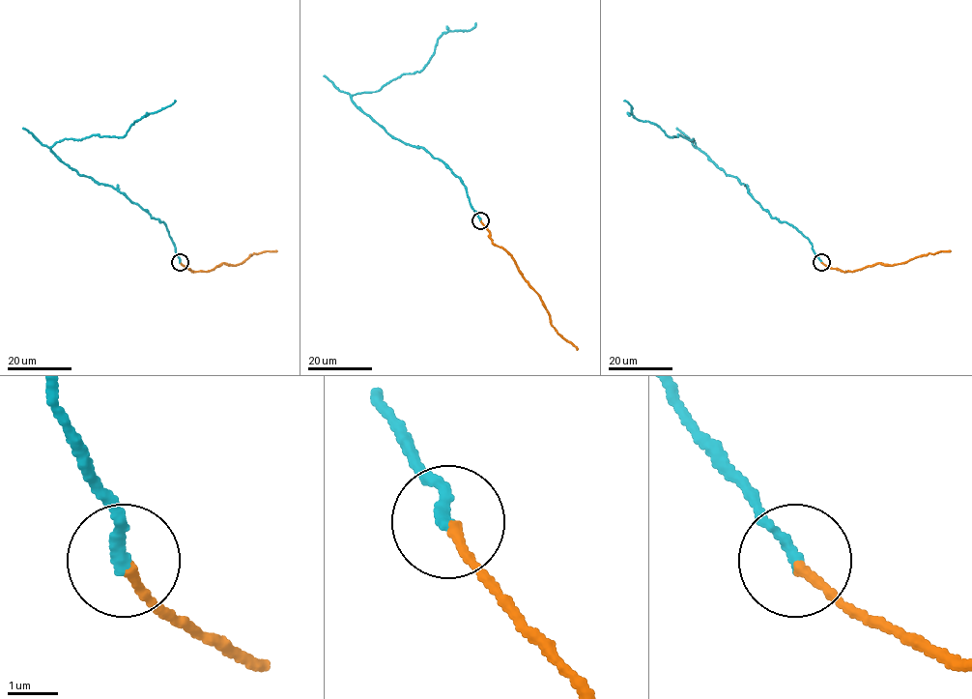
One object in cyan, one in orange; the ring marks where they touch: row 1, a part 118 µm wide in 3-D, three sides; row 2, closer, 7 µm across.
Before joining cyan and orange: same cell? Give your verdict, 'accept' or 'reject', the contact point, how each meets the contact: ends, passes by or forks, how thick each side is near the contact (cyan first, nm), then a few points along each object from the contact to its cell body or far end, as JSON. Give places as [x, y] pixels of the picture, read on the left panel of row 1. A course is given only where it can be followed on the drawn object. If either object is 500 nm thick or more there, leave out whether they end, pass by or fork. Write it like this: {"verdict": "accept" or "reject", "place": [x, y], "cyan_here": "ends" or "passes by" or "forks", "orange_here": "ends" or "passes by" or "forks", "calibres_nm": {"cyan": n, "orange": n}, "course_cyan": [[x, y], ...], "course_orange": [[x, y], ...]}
{"verdict": "accept", "place": [180, 262], "cyan_here": "ends", "orange_here": "ends", "calibres_nm": {"cyan": 240, "orange": 180}, "course_cyan": [[180, 262], [162, 221], [112, 188], [80, 175], [51, 150], [64, 138], [122, 137], [135, 121], [176, 101]], "course_orange": [[181, 262], [192, 272], [210, 271], [221, 263], [238, 264], [254, 253], [276, 250]]}

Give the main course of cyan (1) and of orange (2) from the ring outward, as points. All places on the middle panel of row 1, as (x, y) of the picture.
1: (480, 220), (462, 181), (442, 161), (395, 139), (352, 99), (422, 69), (444, 32), (470, 31), (476, 22)
2: (481, 220), (493, 243), (510, 255), (519, 272), (538, 295), (551, 325), (577, 350)

